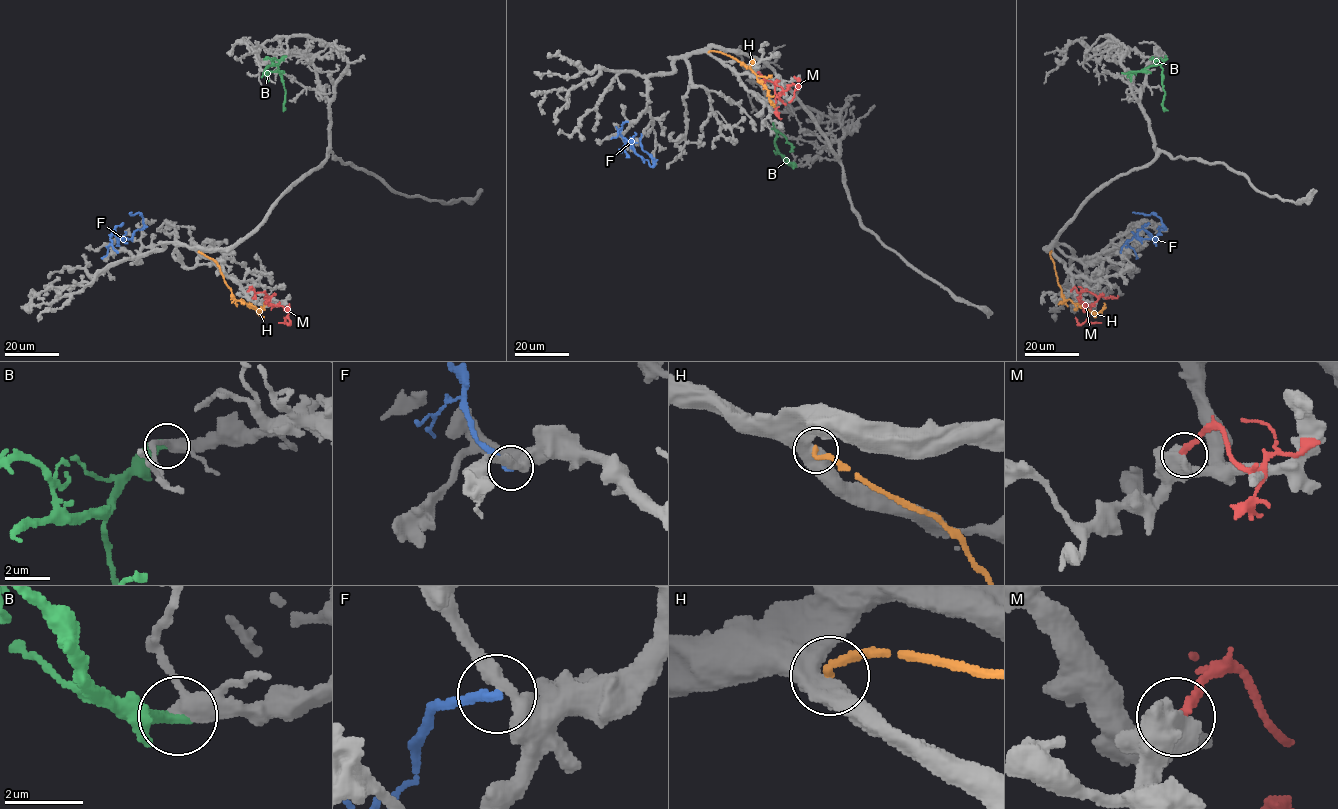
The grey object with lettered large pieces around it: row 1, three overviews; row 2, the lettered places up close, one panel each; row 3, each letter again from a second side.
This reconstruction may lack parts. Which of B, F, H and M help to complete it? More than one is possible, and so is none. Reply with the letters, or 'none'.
B

